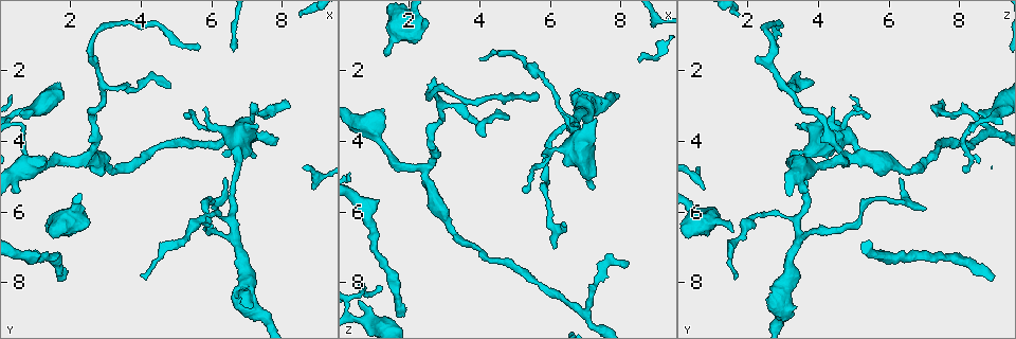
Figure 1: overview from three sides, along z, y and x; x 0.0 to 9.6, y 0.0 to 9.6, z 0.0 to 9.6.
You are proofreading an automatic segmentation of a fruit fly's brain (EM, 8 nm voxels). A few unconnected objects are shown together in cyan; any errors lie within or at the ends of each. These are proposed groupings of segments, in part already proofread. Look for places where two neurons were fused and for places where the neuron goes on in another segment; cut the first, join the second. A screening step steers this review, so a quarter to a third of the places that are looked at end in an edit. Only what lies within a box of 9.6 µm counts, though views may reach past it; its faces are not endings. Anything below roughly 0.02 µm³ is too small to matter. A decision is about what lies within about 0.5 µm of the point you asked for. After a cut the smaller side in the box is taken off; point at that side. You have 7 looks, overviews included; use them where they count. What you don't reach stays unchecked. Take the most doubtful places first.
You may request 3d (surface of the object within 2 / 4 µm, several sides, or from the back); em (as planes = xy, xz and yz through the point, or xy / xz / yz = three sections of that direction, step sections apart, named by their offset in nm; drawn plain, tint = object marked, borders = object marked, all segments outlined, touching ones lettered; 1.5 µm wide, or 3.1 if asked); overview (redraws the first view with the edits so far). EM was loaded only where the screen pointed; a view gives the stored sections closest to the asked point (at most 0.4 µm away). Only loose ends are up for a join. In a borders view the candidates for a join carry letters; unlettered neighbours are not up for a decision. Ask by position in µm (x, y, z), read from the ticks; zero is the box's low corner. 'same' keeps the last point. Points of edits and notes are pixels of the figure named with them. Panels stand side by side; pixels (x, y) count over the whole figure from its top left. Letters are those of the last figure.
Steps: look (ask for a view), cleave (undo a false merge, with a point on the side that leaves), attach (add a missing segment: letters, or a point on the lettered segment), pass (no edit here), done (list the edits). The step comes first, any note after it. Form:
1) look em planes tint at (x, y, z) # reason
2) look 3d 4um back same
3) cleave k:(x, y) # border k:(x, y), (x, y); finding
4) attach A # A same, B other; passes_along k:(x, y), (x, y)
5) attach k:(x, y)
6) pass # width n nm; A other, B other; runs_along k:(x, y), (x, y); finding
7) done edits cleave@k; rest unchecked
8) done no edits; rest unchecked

look em xz step 8 borders at (1.80, 7.90, 8.80) # long arm stops here

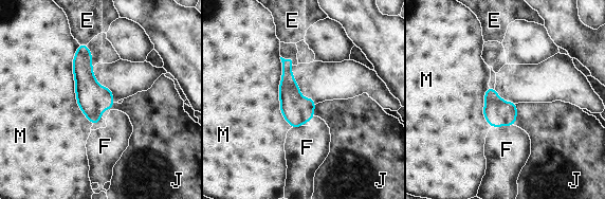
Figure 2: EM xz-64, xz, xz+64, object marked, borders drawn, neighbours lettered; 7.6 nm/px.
look em planes borders same

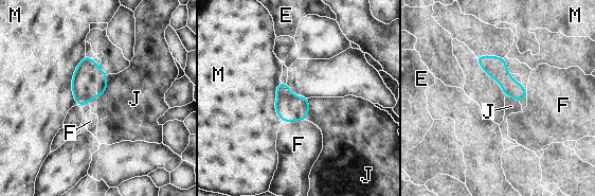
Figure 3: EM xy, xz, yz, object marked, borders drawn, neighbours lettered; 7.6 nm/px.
pass # longest_contact M 380 nm; E other, F other, J other, M other; no lettered segment goes on from it

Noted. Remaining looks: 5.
look em planes borders at (4.85, 2.55, 3.30) # an open end

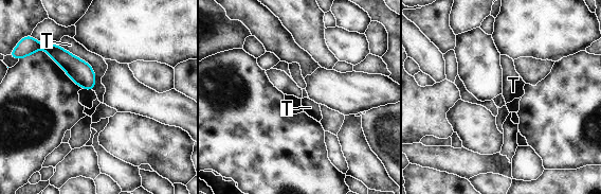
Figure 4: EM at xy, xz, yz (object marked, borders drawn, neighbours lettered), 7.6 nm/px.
pass # longest_contact T 440 nm; T other; border 4:(59, 43), (92, 68), (93, 90); none of them fits

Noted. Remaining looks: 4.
look em planes borders at (6.25, 4.35, 3.20) # an open end

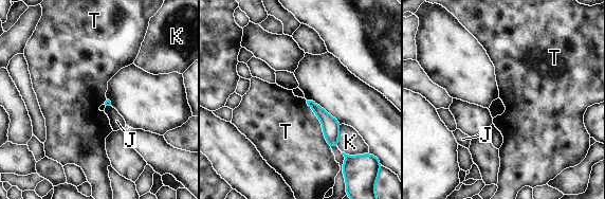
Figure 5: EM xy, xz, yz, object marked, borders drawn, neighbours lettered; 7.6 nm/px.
pass # J other, K other, T other; border 5:(306, 101), (330, 147); no lettered segment goes on from it

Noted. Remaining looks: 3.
done no edits; rest unchecked

